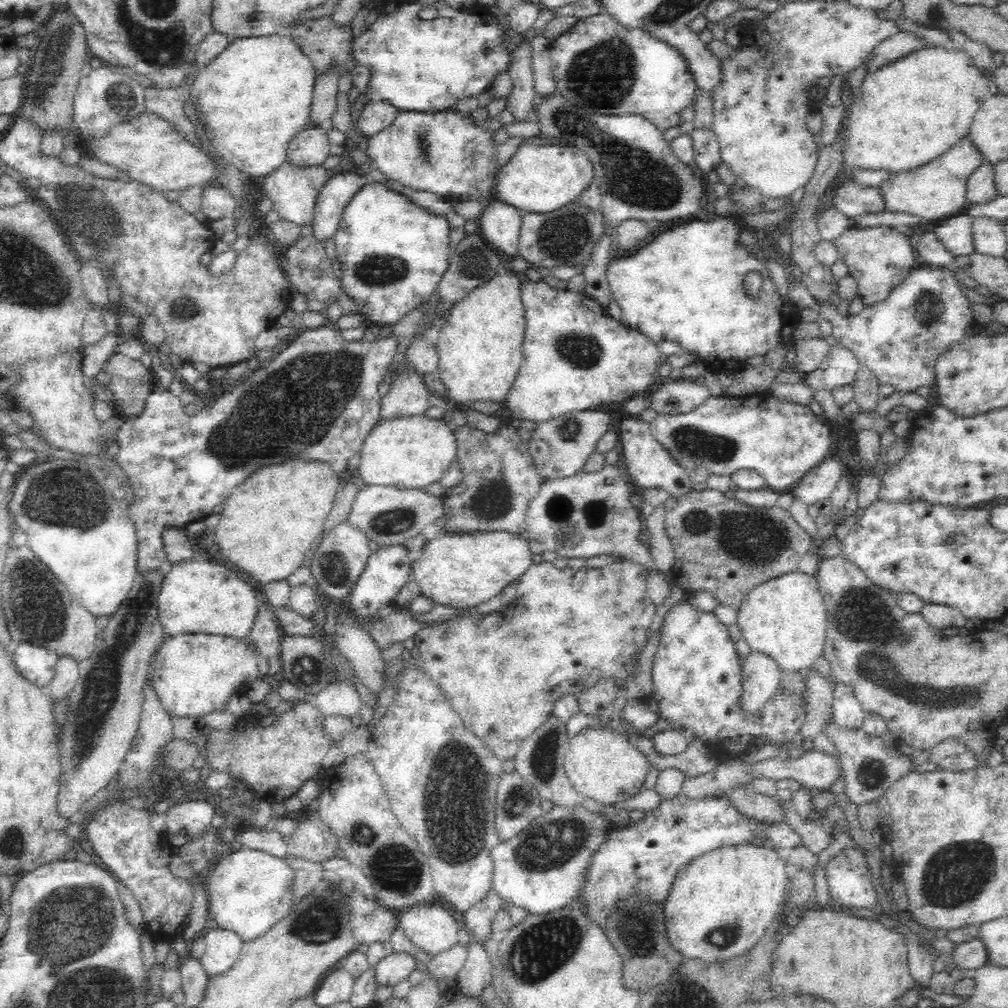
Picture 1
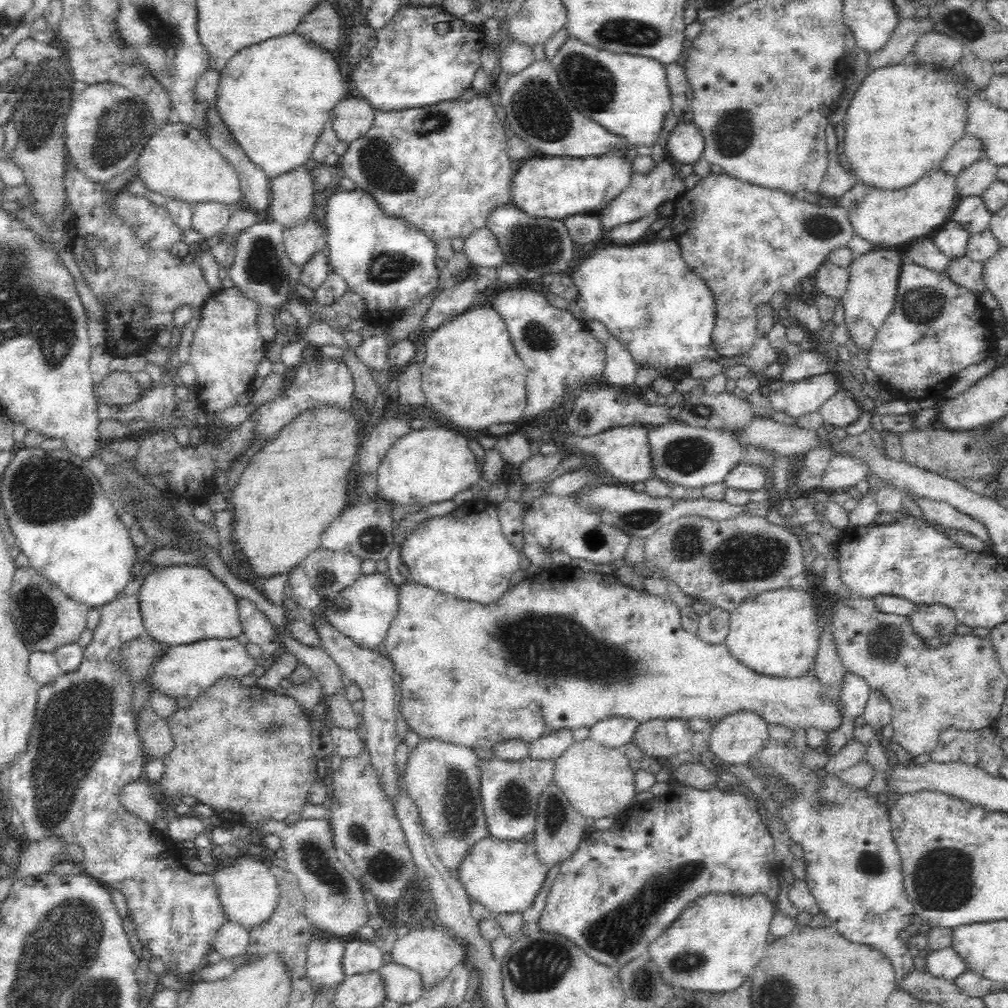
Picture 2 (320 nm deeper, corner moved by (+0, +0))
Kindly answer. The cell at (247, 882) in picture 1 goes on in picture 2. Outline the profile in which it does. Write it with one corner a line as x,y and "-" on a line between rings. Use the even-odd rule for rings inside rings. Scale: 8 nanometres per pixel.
245,853
235,861
226,863
223,868
214,868
211,873
226,921
239,924
249,931
266,924
272,918
278,906
280,887
268,861

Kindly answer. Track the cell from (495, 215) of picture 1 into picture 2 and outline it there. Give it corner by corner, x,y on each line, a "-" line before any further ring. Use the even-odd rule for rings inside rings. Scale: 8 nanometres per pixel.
482,227
464,238
463,251
471,266
498,269
504,261
504,251
490,227

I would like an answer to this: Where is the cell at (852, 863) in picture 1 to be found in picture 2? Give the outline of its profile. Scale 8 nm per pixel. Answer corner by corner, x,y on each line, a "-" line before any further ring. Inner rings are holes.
771,741
769,746
754,754
748,763
752,765
764,759
782,775
784,783
792,785
798,794
792,798
792,804
780,806
780,816
790,828
792,840
804,844
804,859
808,865
805,882
815,898
816,911
830,918
838,933
851,942
868,944
884,952
893,963
898,982
909,978
914,972
914,958
910,955
906,942
898,937
901,930
916,922
913,904
908,900
902,882
901,858
890,834
888,807
877,804
875,796
869,796
865,790
842,786
833,774
820,781
822,770
806,770
799,766
802,754
795,749
795,742

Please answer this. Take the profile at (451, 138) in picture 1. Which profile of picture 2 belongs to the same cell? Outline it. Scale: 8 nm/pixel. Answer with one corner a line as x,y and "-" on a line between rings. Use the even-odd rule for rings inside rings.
479,96
466,102
461,98
451,101
442,101
438,104
423,106
418,108
409,108
395,111
375,111
375,122
367,134
354,139
348,143
346,152
340,156
339,167
344,176
350,178
356,184
356,188
362,189
373,194
377,199
378,205
386,211
386,214
397,215
400,218
406,218
412,225
417,226
424,234
429,235
435,242
441,239
466,238
476,229
486,227
486,220
489,214
498,206
511,204
509,193
511,178
513,177
515,166
507,153
507,137
509,131
502,128
501,121
498,120
494,105
489,97

